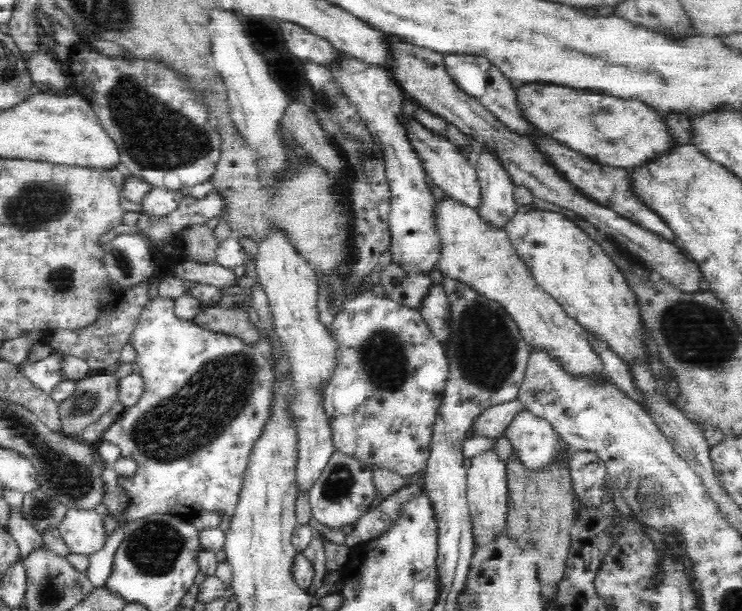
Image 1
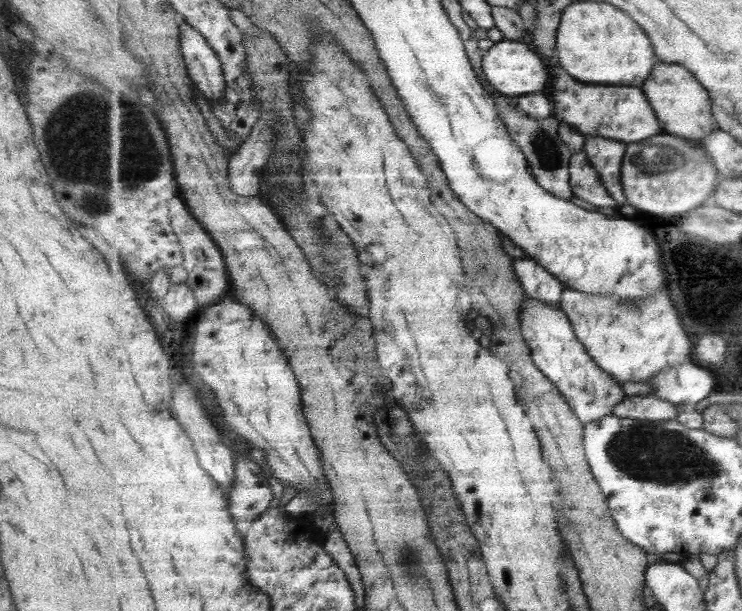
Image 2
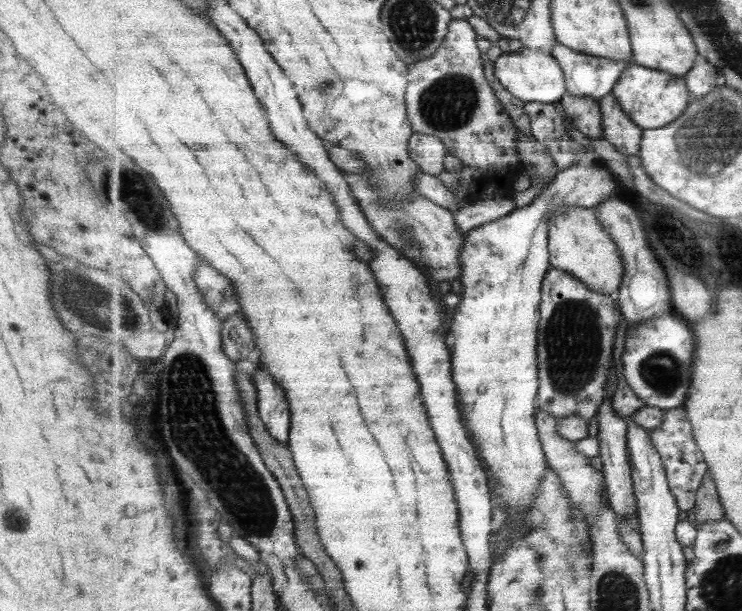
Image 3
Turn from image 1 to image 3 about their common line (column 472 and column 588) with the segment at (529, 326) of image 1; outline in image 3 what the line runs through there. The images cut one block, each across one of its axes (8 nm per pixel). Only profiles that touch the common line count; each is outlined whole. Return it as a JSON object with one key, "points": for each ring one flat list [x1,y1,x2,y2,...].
{"points":[[564,206,549,220,549,264,555,268,567,271,581,282,587,284,591,291,597,291,603,295,616,296,620,293,623,277,626,273,625,262,622,259,618,243,606,231,606,227,599,222,597,210,585,206]]}

